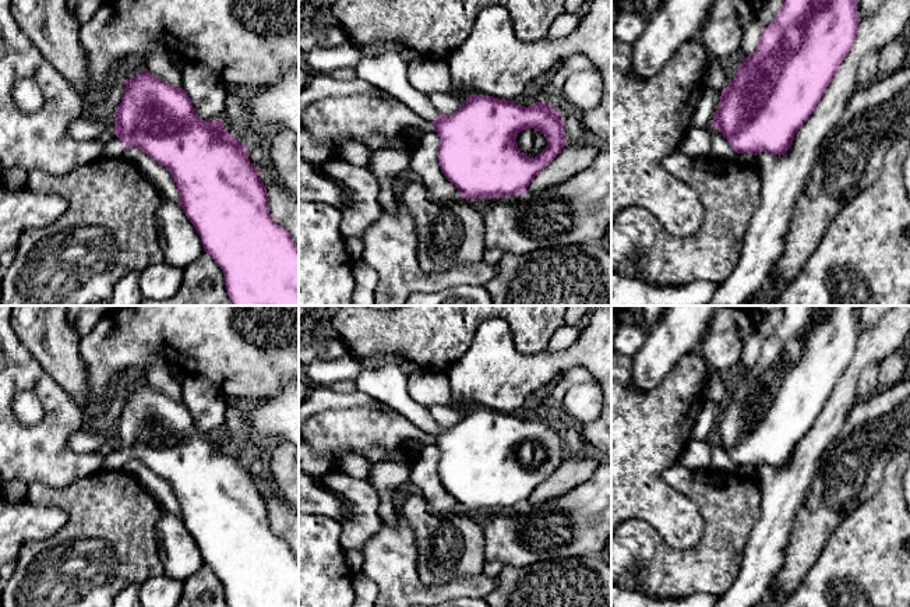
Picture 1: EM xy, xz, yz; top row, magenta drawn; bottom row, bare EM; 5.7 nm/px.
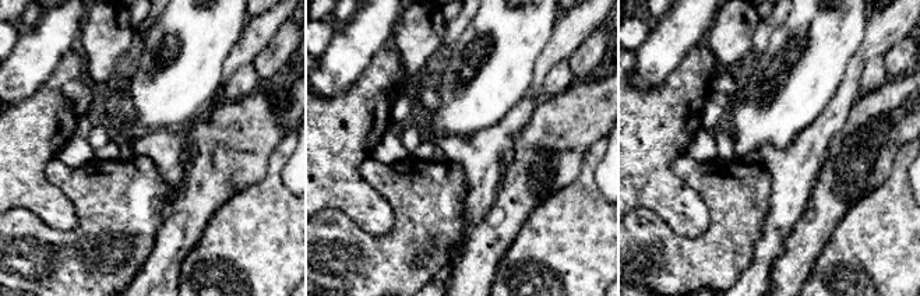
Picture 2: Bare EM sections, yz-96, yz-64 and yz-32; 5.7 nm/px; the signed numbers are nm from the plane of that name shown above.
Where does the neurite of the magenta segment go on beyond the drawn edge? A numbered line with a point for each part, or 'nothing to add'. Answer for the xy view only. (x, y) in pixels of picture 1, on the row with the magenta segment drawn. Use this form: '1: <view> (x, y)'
1: xy (113, 147)

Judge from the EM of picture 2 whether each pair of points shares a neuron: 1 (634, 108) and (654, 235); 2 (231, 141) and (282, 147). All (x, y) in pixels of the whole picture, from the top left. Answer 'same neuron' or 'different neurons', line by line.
1: different neurons
2: different neurons

